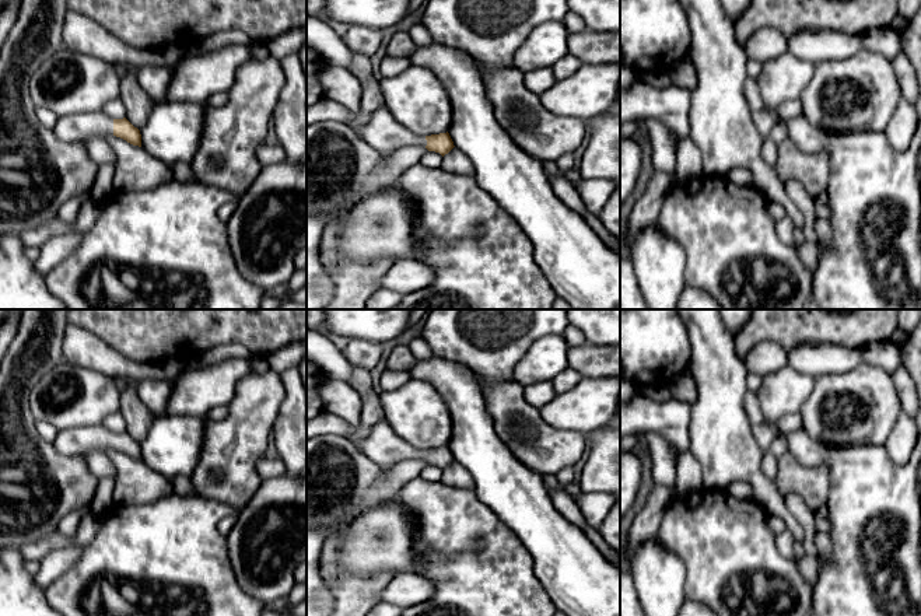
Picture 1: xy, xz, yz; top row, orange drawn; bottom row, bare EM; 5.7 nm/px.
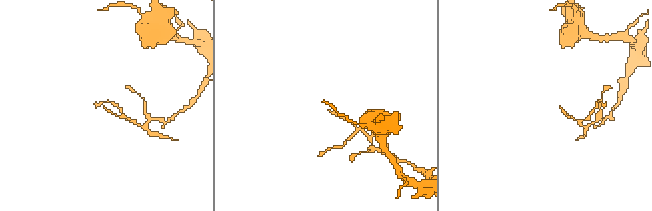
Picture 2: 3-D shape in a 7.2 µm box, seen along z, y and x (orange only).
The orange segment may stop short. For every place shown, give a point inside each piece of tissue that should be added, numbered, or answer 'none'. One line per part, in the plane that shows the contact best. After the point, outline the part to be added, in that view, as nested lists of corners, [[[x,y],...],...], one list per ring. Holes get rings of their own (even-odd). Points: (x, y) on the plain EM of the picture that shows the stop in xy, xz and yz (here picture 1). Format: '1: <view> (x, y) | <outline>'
1: xy (86, 440) | [[[102,424],[60,430],[53,441],[62,455],[81,455],[113,449],[113,433]]]

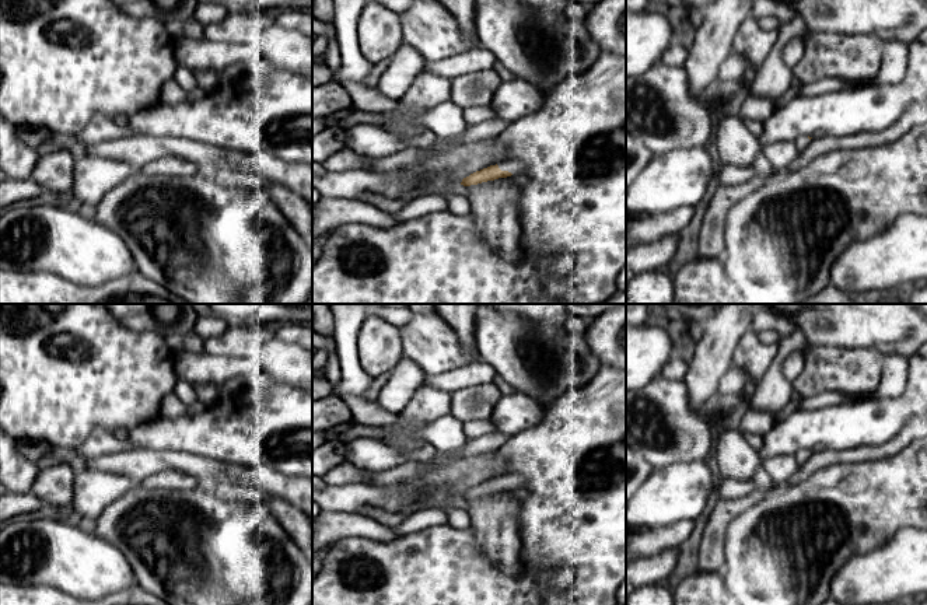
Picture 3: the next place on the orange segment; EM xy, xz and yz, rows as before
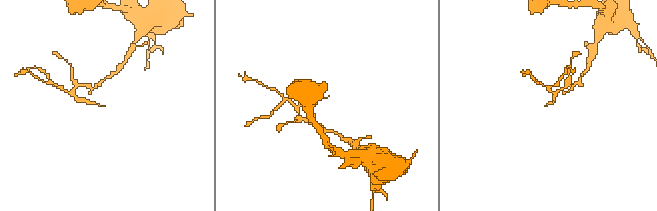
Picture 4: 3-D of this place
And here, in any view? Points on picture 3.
1: xz (514, 482) | [[[500,476],[497,479],[501,485],[508,485],[514,490],[517,490],[522,483],[522,479],[520,476]]]

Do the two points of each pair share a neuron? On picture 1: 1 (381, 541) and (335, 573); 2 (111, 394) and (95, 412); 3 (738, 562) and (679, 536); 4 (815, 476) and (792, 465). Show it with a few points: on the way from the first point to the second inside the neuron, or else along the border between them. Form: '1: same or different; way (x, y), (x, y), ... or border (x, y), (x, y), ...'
1: different; border (342, 535), (339, 566), (350, 574), (373, 574)
2: same; way (107, 398), (97, 408)
3: same; way (724, 548), (713, 536), (693, 536)
4: same; way (809, 476), (804, 476), (798, 471)

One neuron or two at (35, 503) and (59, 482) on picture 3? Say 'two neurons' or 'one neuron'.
two neurons

